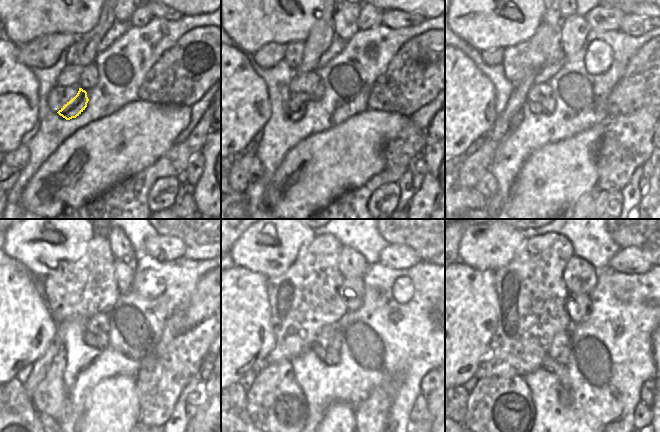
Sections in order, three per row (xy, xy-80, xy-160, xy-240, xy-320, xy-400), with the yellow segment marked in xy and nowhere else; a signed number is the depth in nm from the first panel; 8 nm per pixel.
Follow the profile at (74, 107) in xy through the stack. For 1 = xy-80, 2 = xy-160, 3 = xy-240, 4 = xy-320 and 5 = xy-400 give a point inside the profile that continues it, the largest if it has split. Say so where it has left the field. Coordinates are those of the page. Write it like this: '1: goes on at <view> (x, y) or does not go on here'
1: goes on at xy-80 (296, 115)
2: goes on at xy-160 (518, 117)
3: goes on at xy-240 (50, 397)
4: goes on at xy-320 (276, 404)
5: goes on at xy-400 (500, 411)

